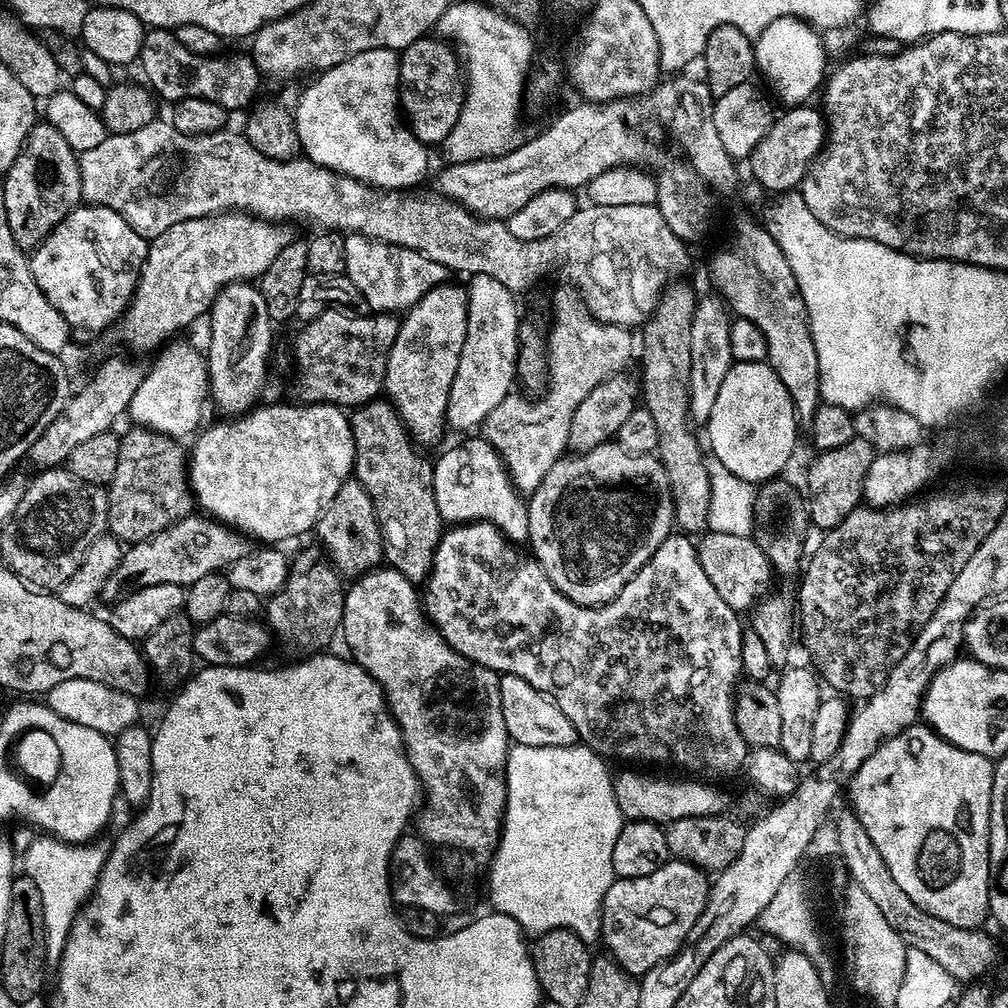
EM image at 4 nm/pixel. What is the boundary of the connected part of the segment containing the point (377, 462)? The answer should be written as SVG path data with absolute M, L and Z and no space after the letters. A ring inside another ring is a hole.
M377 398L369 404L359 405L351 413L352 437L356 439L355 479L368 491L376 517L380 523L380 532L384 535L384 554L387 563L397 568L406 579L420 582L432 570L436 547L440 537L446 531L446 522L438 514L438 502L434 502L434 486L432 485L433 461L423 456L421 449L402 417L397 414L395 406L387 399Z

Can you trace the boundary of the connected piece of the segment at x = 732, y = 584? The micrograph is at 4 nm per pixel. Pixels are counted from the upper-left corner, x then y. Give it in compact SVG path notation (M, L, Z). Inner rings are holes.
M711 531L702 539L698 544L700 561L707 576L723 596L723 601L737 612L749 611L767 593L766 588L774 577L772 563L764 548L752 536L725 534L722 531Z

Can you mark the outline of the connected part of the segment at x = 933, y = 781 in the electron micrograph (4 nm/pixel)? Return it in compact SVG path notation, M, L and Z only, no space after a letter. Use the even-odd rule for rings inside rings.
M917 722L917 723L914 723L914 724L911 724L911 726L910 726L910 727L908 727L908 728L907 728L907 729L906 729L906 730L905 730L905 732L900 732L900 733L898 733L898 734L897 734L897 736L895 736L895 737L894 737L894 738L890 738L890 739L889 739L889 740L888 740L888 741L886 741L886 743L884 743L884 744L880 744L880 745L879 745L879 746L878 746L878 750L874 750L874 754L870 754L870 758L866 758L866 762L862 762L862 766L861 766L861 767L860 767L860 769L858 769L858 770L857 770L857 771L856 771L856 775L855 775L855 776L853 776L853 777L852 777L852 779L851 779L851 781L850 781L850 796L851 796L851 792L852 792L852 804L851 804L851 803L850 803L850 808L851 808L851 811L853 811L853 812L855 812L855 813L856 813L856 816L857 816L857 818L858 818L858 819L859 819L859 820L860 820L860 821L861 821L861 822L862 822L862 826L863 826L863 827L864 827L864 829L865 829L865 830L866 830L866 834L870 834L870 838L871 838L871 839L872 839L872 841L873 841L873 842L874 842L874 846L878 846L878 854L882 854L882 858L883 858L883 859L884 859L884 861L885 861L885 862L886 862L886 866L890 866L890 874L891 874L891 875L892 875L892 877L893 877L893 878L894 878L894 882L898 882L898 886L902 886L902 890L906 890L906 894L907 894L907 895L909 895L909 897L910 897L910 900L911 900L911 901L912 901L912 902L914 902L914 903L915 903L915 904L917 904L917 906L918 906L918 907L920 907L920 908L921 908L921 909L922 909L922 910L926 910L926 911L927 911L927 912L929 912L929 913L930 913L930 914L934 914L934 915L935 915L935 916L937 916L937 917L938 917L938 918L942 918L942 919L943 919L943 920L945 920L945 921L946 921L946 922L950 922L950 923L951 923L951 924L953 924L953 925L954 925L954 926L962 926L962 927L963 927L963 928L974 928L974 927L977 927L977 926L980 926L980 925L983 925L983 923L982 923L982 922L983 922L983 920L984 920L984 916L985 916L985 917L987 917L987 916L988 916L988 915L989 915L989 911L988 911L988 882L989 882L989 879L990 879L990 873L989 873L989 871L988 871L988 835L989 835L989 834L990 834L990 806L991 806L991 805L992 805L992 770L993 770L993 767L994 767L994 764L993 764L993 761L992 761L992 760L991 760L991 759L989 759L989 757L987 757L987 756L980 756L980 755L979 755L979 753L977 753L977 752L971 752L971 751L970 751L970 750L968 750L968 749L962 749L962 748L959 748L959 747L958 747L958 746L956 746L956 745L954 745L954 744L952 744L952 743L951 743L951 742L950 742L950 741L949 741L949 740L944 740L944 739L943 739L943 737L941 737L941 736L939 736L939 735L938 735L938 733L936 733L936 731L934 731L934 730L933 730L933 728L932 728L932 727L930 727L930 726L929 726L929 725L928 725L928 724L927 724L927 723L924 723L924 722ZM928 838L930 838L930 840L932 840L932 842L930 842L930 850L928 850L928 852L932 852L932 850L938 850L938 848L940 848L940 844L938 844L938 842L936 842L936 840L938 840L938 838L960 838L960 844L962 844L962 846L968 846L968 844L972 844L972 846L970 846L970 850L968 850L968 848L956 848L956 850L954 850L954 848L948 848L948 850L946 850L946 848L944 848L944 850L942 850L942 860L940 860L940 850L938 850L938 870L940 870L940 868L942 868L942 870L940 870L940 872L936 872L936 874L938 874L938 876L942 876L942 882L930 882L930 880L928 880L928 878L922 878L922 876L920 876L920 874L922 874L922 872L920 872L920 870L916 870L916 866L922 866L922 854L924 854L924 848L926 848L926 846L924 846L924 842L926 842L926 840L928 840Z

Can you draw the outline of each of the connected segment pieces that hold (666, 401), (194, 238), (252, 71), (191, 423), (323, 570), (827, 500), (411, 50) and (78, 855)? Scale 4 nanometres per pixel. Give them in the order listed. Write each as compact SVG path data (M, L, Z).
M673 282L664 289L664 293L660 295L660 300L656 303L656 308L652 311L652 317L646 321L642 326L644 332L644 380L642 376L642 404L647 408L650 414L654 414L654 422L658 422L658 455L664 469L668 475L668 481L672 487L672 503L676 505L676 519L674 521L675 527L684 534L697 534L696 532L703 533L708 525L708 515L710 514L710 498L712 497L712 472L708 464L704 461L704 452L700 449L700 440L696 437L694 421L691 417L692 411L690 410L690 326L694 322L694 310L698 303L698 295L688 284L680 284L684 282Z
M233 210L215 216L183 220L170 226L170 230L151 237L148 257L144 259L140 279L136 281L136 290L130 297L130 305L122 322L129 346L136 352L163 349L173 339L171 336L174 332L194 323L203 312L205 315L216 301L216 296L228 284L252 282L263 276L270 262L274 262L274 258L278 258L278 254L288 245L290 233L284 226L283 223L269 222L244 210Z
M149 27L144 33L138 65L140 64L141 70L144 71L143 79L148 87L161 101L206 98L210 102L218 102L218 106L229 110L244 107L247 109L257 99L256 91L260 88L260 80L262 81L260 67L252 60L251 55L244 53L243 56L240 52L224 55L200 56L197 52L182 46L175 31Z
M176 343L165 347L156 365L145 371L142 386L138 386L138 394L134 394L127 415L132 416L133 425L161 432L164 436L185 438L201 427L204 400L206 404L210 396L210 377L205 353L192 344Z
M308 552L294 560L295 571L280 590L266 600L267 627L274 633L275 639L277 636L286 647L304 652L300 654L316 654L327 649L324 647L335 636L337 639L341 631L346 584L331 563L317 552Z
M857 438L846 442L846 446L823 449L819 455L808 468L810 520L815 527L817 524L820 530L827 530L838 526L855 508L861 507L866 496L866 474L876 461L878 449L871 441Z
M435 35L423 36L416 40L409 48L399 53L400 58L400 107L406 117L406 123L426 146L443 145L444 139L454 130L460 112L464 108L466 95L466 80L462 75L462 61L457 49L447 39L435 40Z
M40 834L40 837L28 848L28 853L22 856L22 868L27 875L31 876L40 885L41 896L44 899L45 917L79 916L81 909L87 904L96 888L100 878L100 871L104 869L104 861L108 859L108 848L100 845L100 842L89 842L87 844L69 844L67 840L57 840L51 834Z

